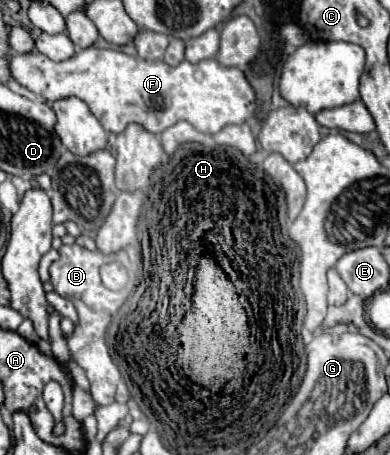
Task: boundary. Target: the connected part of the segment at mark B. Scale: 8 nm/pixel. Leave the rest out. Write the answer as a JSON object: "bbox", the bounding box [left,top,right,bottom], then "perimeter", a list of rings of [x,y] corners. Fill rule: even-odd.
{"bbox":[50,243,130,405],"perimeter":[[[76,243],[62,245],[58,249],[58,253],[60,253],[60,259],[50,265],[50,281],[54,285],[54,291],[60,297],[72,301],[72,305],[78,311],[78,323],[74,325],[72,335],[66,337],[66,343],[70,349],[70,359],[76,361],[84,369],[84,373],[90,381],[92,399],[98,405],[110,405],[110,403],[114,403],[114,393],[116,393],[116,385],[120,381],[120,371],[114,365],[114,361],[110,359],[104,335],[112,321],[114,311],[118,311],[122,307],[126,297],[130,295],[130,289],[124,287],[124,291],[110,291],[108,287],[104,287],[102,277],[100,277],[100,267],[110,261],[120,261],[122,265],[128,265],[130,263],[128,255],[126,255],[126,251],[104,255],[100,251],[90,251]]]}

